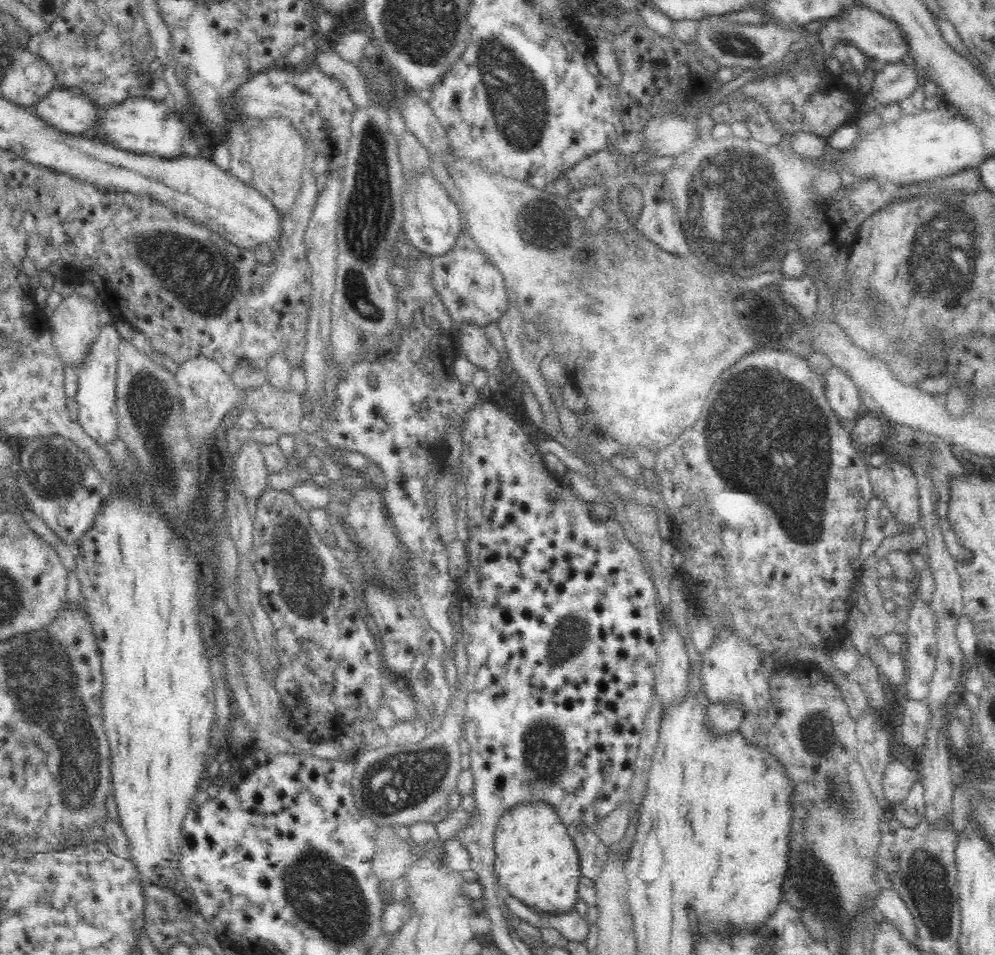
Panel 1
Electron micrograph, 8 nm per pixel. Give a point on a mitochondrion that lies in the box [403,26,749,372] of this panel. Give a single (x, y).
(519, 101)

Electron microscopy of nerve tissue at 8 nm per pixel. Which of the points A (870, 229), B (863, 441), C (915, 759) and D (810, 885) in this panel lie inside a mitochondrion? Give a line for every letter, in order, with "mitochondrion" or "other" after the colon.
A: other
B: other
C: other
D: mitochondrion

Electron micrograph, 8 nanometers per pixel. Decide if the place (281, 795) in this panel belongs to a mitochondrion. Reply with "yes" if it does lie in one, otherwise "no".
no

